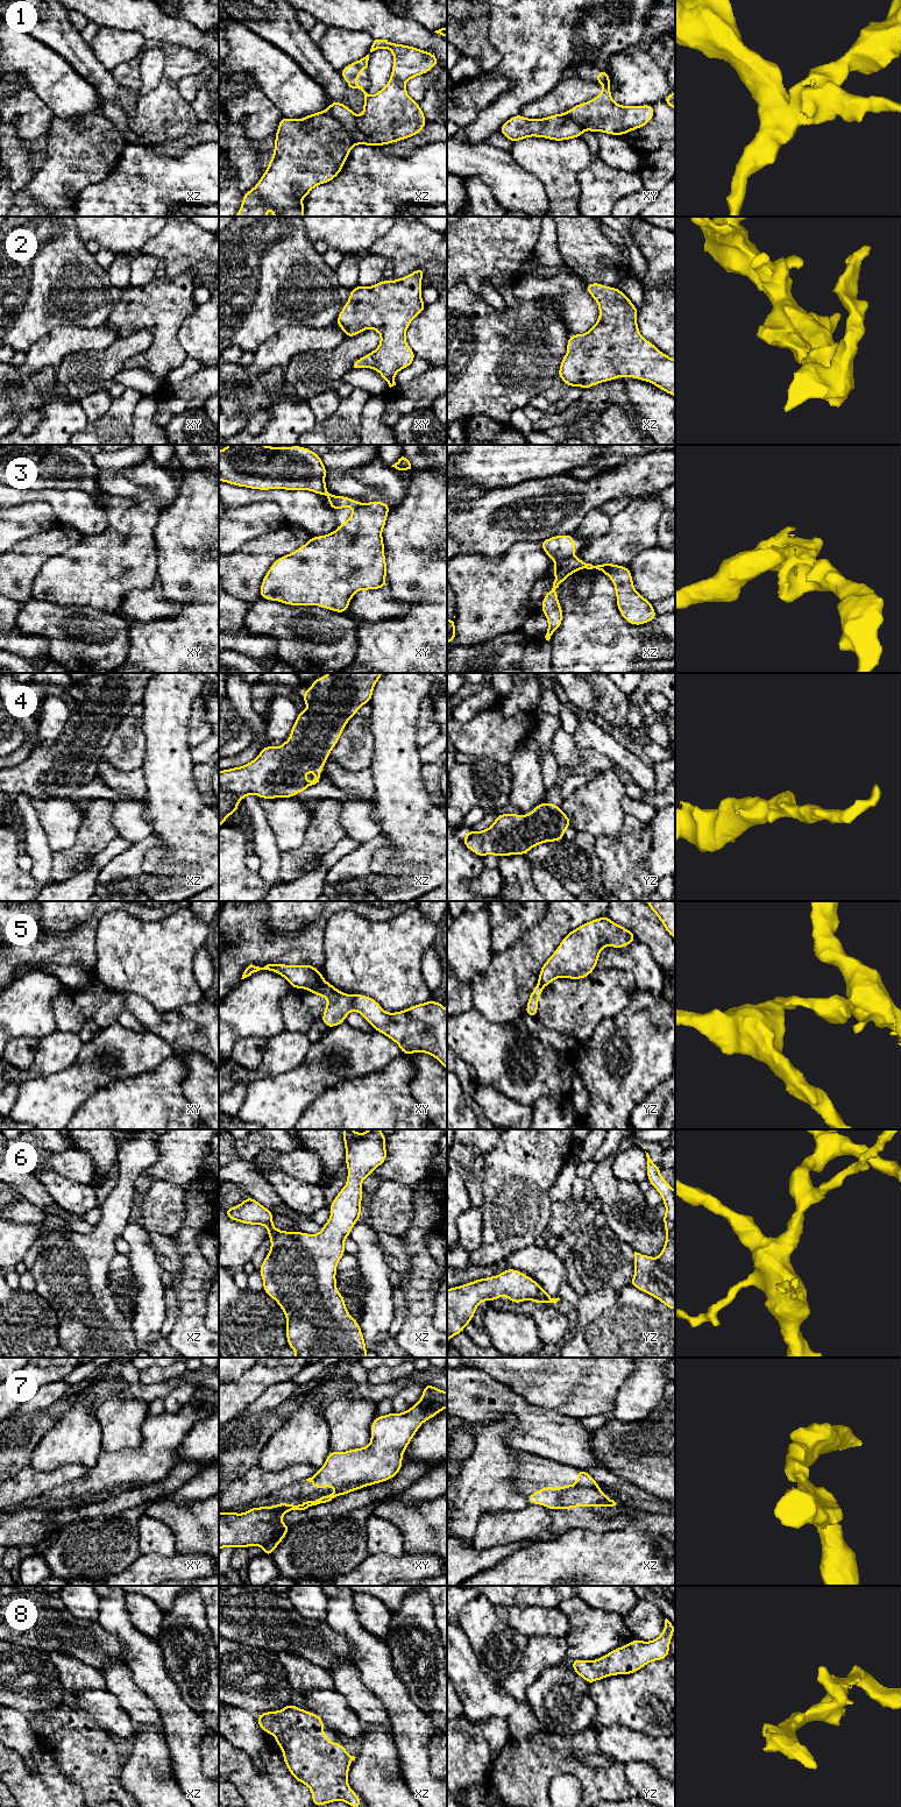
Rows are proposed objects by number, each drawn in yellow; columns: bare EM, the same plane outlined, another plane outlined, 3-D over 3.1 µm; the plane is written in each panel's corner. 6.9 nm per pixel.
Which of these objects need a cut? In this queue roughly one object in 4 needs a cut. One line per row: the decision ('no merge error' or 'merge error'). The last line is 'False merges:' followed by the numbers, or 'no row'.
1: merge error
2: no merge error
3: merge error
4: no merge error
5: merge error
6: no merge error
7: merge error
8: no merge error
False merges: 1, 3, 5, 7

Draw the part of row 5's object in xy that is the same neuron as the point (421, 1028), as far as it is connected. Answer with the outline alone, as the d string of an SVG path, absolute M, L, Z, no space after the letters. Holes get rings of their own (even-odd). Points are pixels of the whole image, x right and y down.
M327 982L307 991L328 999L321 1016L327 1028L345 1023L348 1013L356 1011L376 1032L396 1042L403 1055L430 1054L447 1070L447 1009L442 1002L428 1000L405 1011L388 1013L375 999L360 993L349 995Z

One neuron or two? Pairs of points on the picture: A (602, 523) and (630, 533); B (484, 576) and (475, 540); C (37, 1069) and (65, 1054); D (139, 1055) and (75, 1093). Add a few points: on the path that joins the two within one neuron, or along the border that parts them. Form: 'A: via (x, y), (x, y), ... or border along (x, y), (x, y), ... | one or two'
A: border along (611, 517), (609, 530), (589, 543) | two
B: border along (505, 551), (497, 559), (459, 553) | two
C: via (44, 1063), (54, 1054), (58, 1054) | one
D: via (122, 1069), (112, 1069), (91, 1077) | one

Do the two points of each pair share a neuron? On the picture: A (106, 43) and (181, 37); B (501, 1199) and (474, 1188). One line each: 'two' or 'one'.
A: two
B: two

